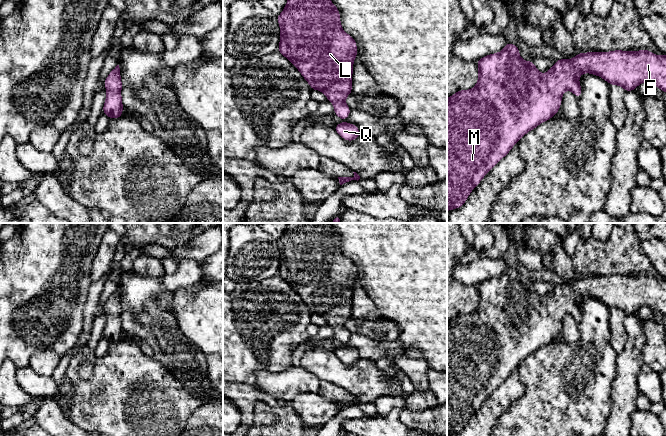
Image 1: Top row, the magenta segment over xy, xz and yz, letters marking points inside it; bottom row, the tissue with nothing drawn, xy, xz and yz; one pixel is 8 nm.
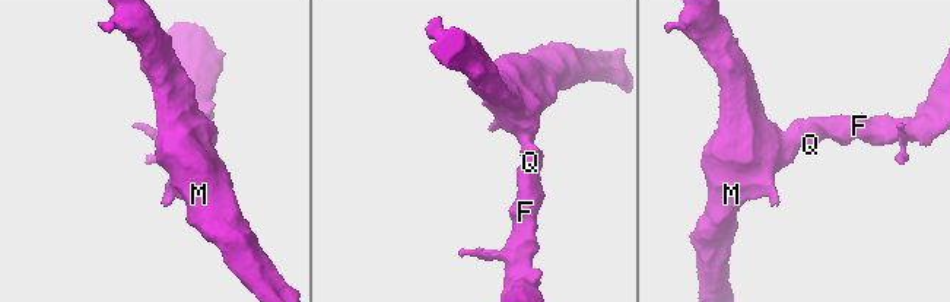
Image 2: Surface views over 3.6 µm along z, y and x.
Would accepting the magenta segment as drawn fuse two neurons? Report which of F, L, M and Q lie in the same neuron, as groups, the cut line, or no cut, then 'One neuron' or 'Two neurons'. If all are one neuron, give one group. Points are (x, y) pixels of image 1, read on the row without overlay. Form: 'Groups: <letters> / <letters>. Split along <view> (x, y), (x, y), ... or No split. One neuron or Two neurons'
Groups: F L M Q. No split. One neuron

